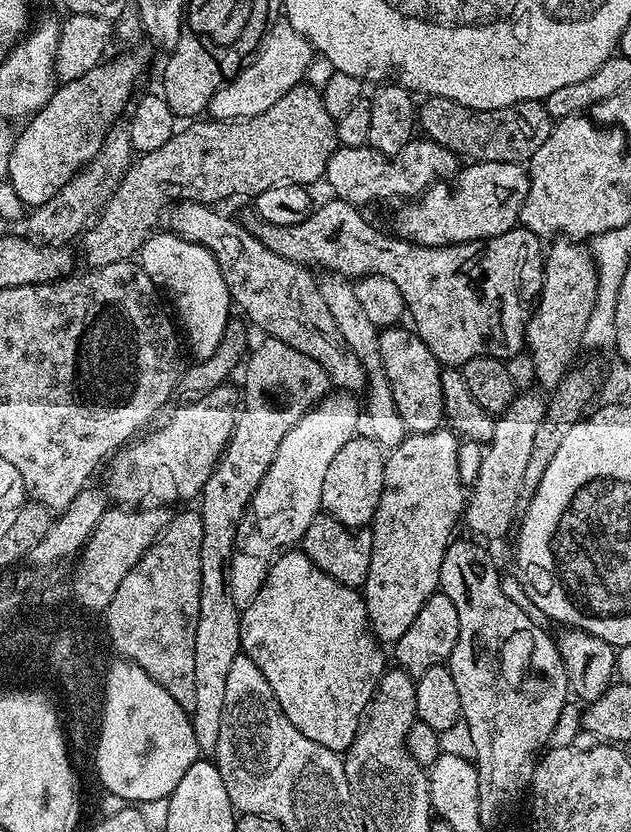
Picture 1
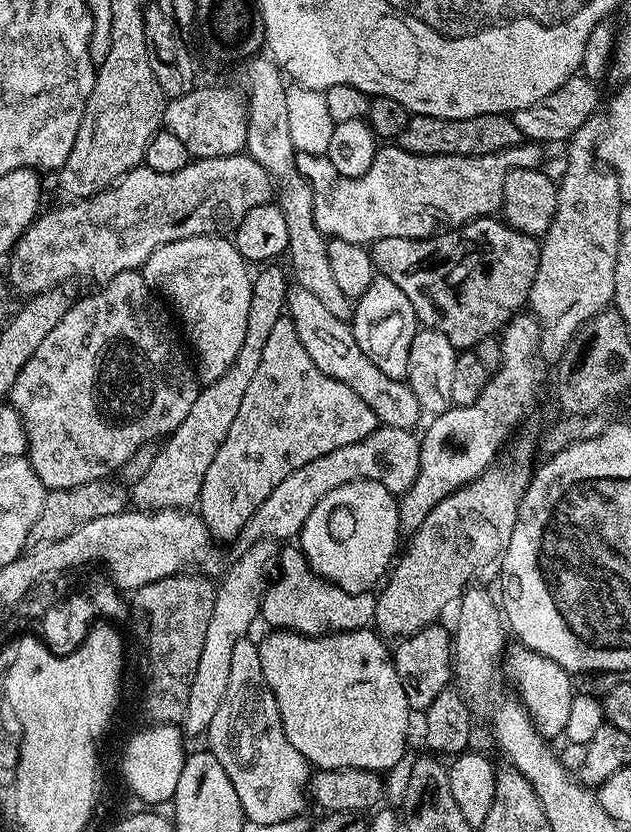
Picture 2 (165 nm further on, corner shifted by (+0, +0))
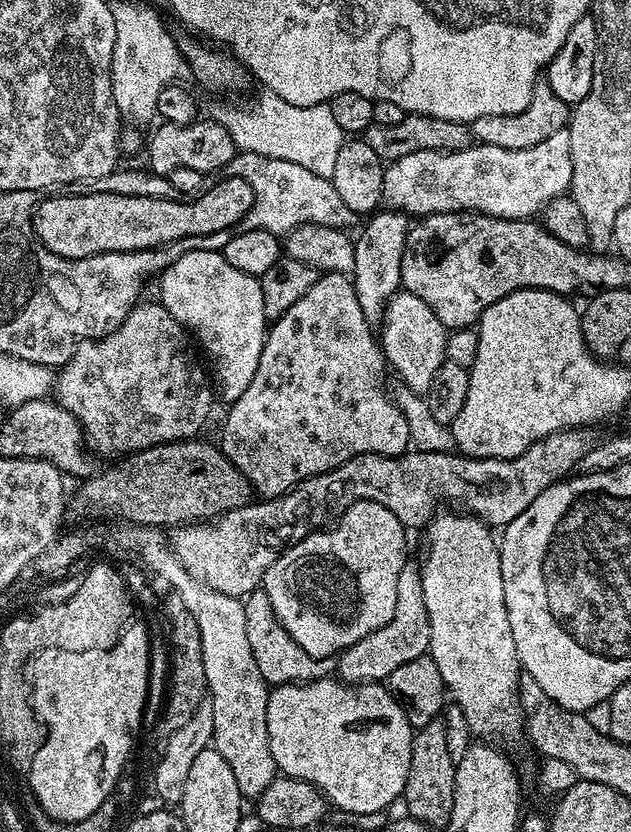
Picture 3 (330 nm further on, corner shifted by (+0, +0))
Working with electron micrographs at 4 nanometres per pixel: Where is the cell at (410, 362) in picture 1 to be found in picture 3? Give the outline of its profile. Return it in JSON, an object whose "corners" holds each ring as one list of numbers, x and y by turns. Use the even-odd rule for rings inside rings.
{"corners":[[380,210,365,220,368,221,360,237,357,235,354,240,354,270,350,275,362,314,366,314,369,324,376,326,383,321,388,299,402,288,402,254,406,250,410,220,405,213,395,210]]}

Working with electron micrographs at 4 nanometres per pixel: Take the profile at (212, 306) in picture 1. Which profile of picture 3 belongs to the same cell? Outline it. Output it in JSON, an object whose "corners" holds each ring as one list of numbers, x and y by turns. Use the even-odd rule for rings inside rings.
{"corners":[[192,249,159,273,159,280,159,303,178,323,190,330,198,344,200,339,201,349,204,347,212,355,219,399,221,396,225,405,232,405,242,398,246,386,254,382,254,370,258,370,264,338,270,327,259,279,230,266,223,251]]}

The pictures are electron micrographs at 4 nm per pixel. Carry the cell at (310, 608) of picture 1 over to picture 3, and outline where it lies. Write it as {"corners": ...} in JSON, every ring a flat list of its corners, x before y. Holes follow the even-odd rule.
{"corners":[[325,678,323,680,311,680,308,684,277,684,268,693,268,705,266,706,266,730,268,731,268,745,270,754,274,758,277,769,283,775,292,776,294,779,304,779,312,783,327,797,327,803,333,809,353,812,356,816,372,814,390,809,392,803,399,801,404,795,406,778,410,770,410,750,412,749,412,737,414,729,408,720,408,713,403,704,392,695,391,691,383,683,371,684,345,684,339,678]]}

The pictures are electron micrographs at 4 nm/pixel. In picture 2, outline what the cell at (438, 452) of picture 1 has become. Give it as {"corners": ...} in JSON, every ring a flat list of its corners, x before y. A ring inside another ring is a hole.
{"corners":[[517,314,502,330,499,341,504,361,497,372,489,375,486,390,482,390,482,394,478,394,477,400,470,402,470,406,450,407,440,416,433,416,427,421,428,429,425,430,424,436,422,432,419,437,420,469,414,482,408,487,408,491,403,493,398,500,401,529,415,530,418,526,422,526,426,514,430,514,430,510,434,510,434,506,438,506,442,498,446,498,457,488,463,488,464,485,472,483,487,468,491,468,505,447,506,441,517,431,515,428,523,422,524,415,531,410,532,403,536,400,536,375,540,372,540,364,542,365,540,324,531,314]]}

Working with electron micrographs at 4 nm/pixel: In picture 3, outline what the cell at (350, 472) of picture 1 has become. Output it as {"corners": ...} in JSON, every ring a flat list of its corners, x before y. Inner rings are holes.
{"corners":[[356,500,354,506,342,513,335,526,309,532,306,538,286,549,273,562,263,578,262,590,270,598,277,622,298,646,302,646,302,650,306,650,306,654,316,660,335,657,394,618,398,574,402,574,402,566,406,563,404,535,404,525,390,514,390,510,386,510,386,506,378,506,378,502,369,500]]}

